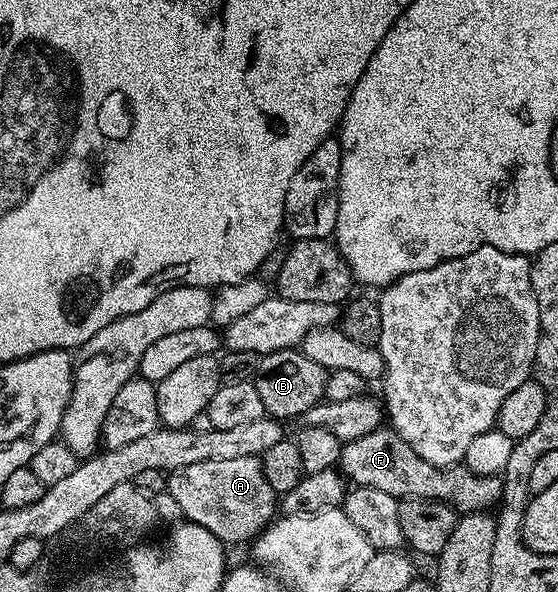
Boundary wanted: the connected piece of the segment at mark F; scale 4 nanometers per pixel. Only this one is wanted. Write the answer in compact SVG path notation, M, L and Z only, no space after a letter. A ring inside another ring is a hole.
M378 428L351 440L340 447L339 470L353 486L370 486L387 492L387 496L398 500L426 498L436 502L446 502L458 515L488 511L502 501L501 478L498 475L479 476L472 474L466 466L432 466L423 460L391 428ZM494 505L494 506L493 506ZM493 506L493 507L489 507Z

